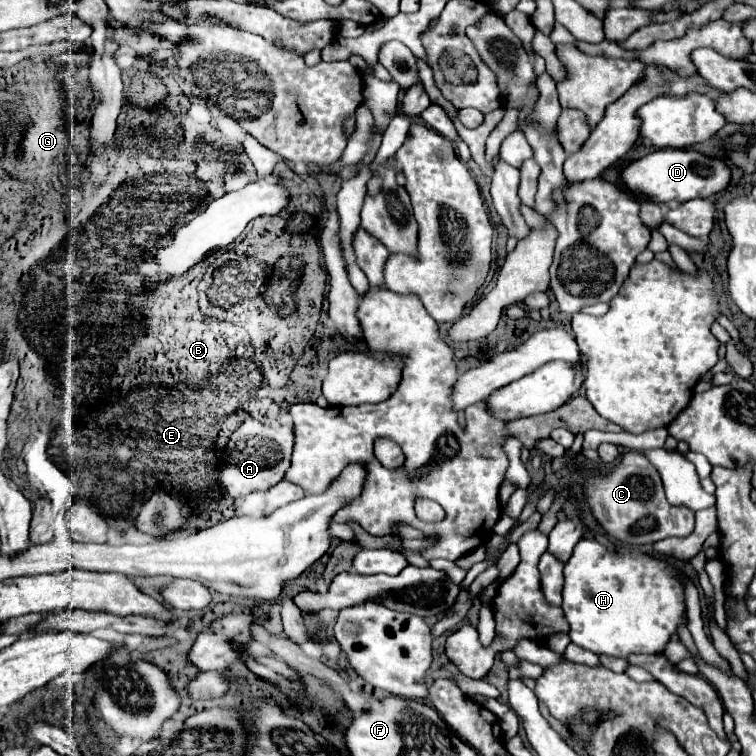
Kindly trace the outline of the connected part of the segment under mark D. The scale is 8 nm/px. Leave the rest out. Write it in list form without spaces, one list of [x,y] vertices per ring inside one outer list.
[[[659,149],[653,151],[633,163],[629,163],[619,179],[627,187],[627,191],[635,193],[637,197],[649,199],[653,203],[683,203],[697,197],[709,197],[727,187],[731,177],[729,167],[715,157],[701,155],[697,151],[685,149]]]

